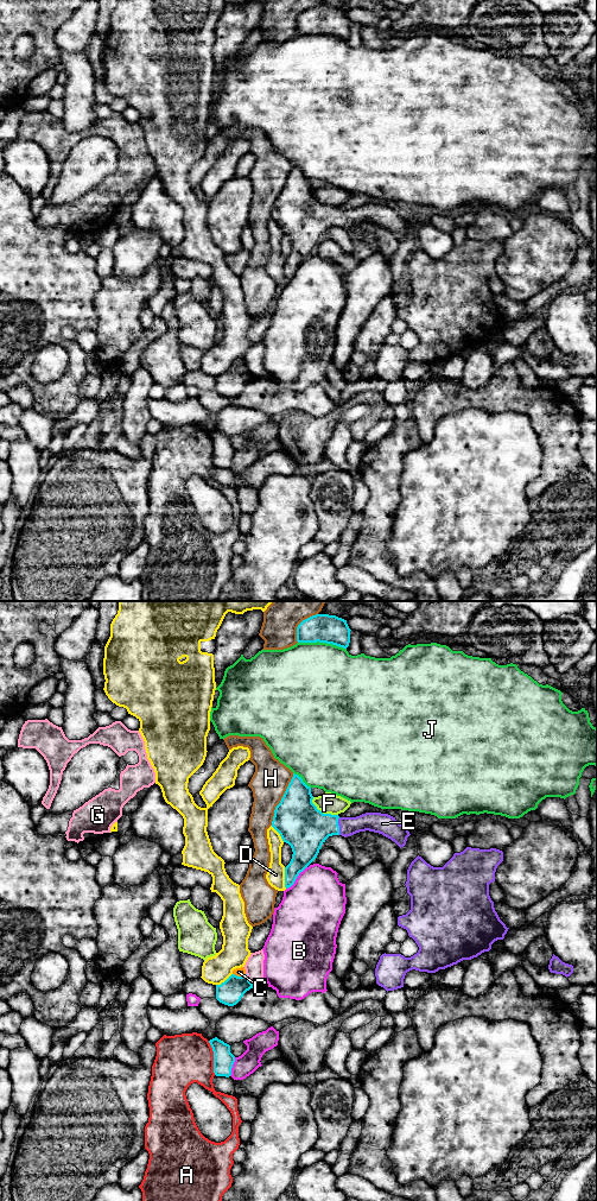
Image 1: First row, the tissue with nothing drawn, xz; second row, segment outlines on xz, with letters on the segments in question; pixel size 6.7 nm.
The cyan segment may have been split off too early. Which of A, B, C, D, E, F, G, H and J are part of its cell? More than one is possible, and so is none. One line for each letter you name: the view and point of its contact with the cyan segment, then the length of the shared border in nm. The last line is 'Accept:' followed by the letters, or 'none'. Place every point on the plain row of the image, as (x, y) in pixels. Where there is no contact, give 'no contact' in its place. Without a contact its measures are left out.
E: xz (338, 217) | 120 nm
Accept: E

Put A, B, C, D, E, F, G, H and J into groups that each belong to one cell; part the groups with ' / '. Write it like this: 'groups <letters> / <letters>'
groups A / B / C / D / E / F / G / H / J

